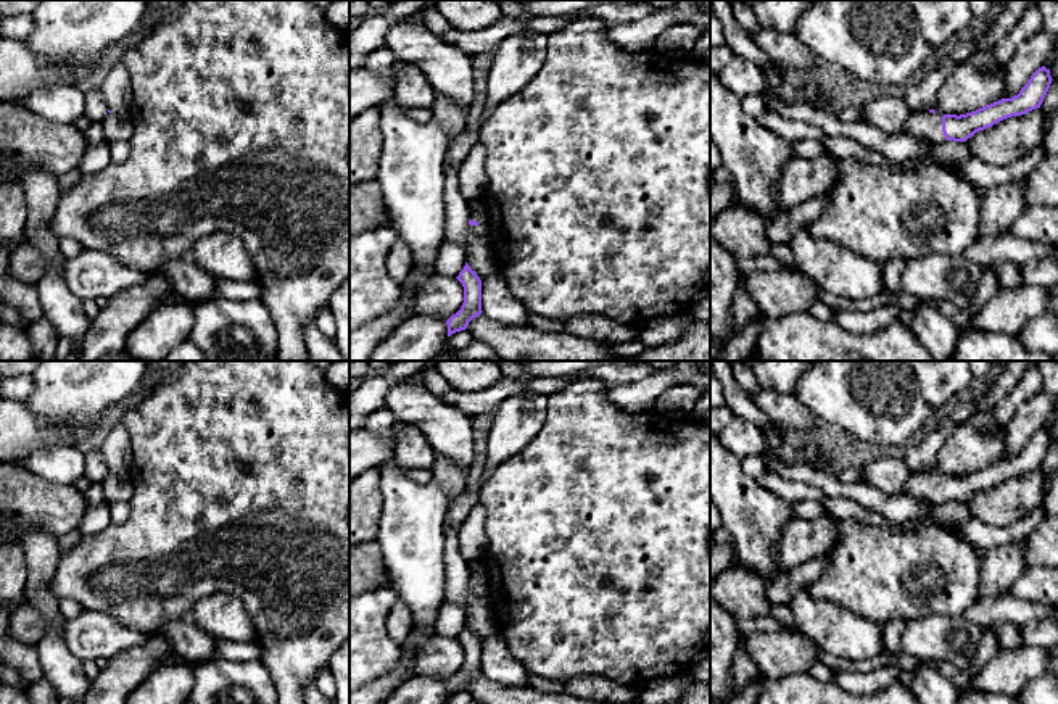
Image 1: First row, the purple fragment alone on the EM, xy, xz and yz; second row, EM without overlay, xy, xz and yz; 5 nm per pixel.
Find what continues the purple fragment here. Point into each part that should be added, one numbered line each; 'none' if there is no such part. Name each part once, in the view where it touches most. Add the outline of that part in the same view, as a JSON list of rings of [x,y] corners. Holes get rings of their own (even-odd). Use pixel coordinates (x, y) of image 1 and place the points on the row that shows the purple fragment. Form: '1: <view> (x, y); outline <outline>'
1: yz (923, 124); outline [[[911,111],[900,132],[924,139],[931,145],[944,143],[942,116],[940,111]]]

